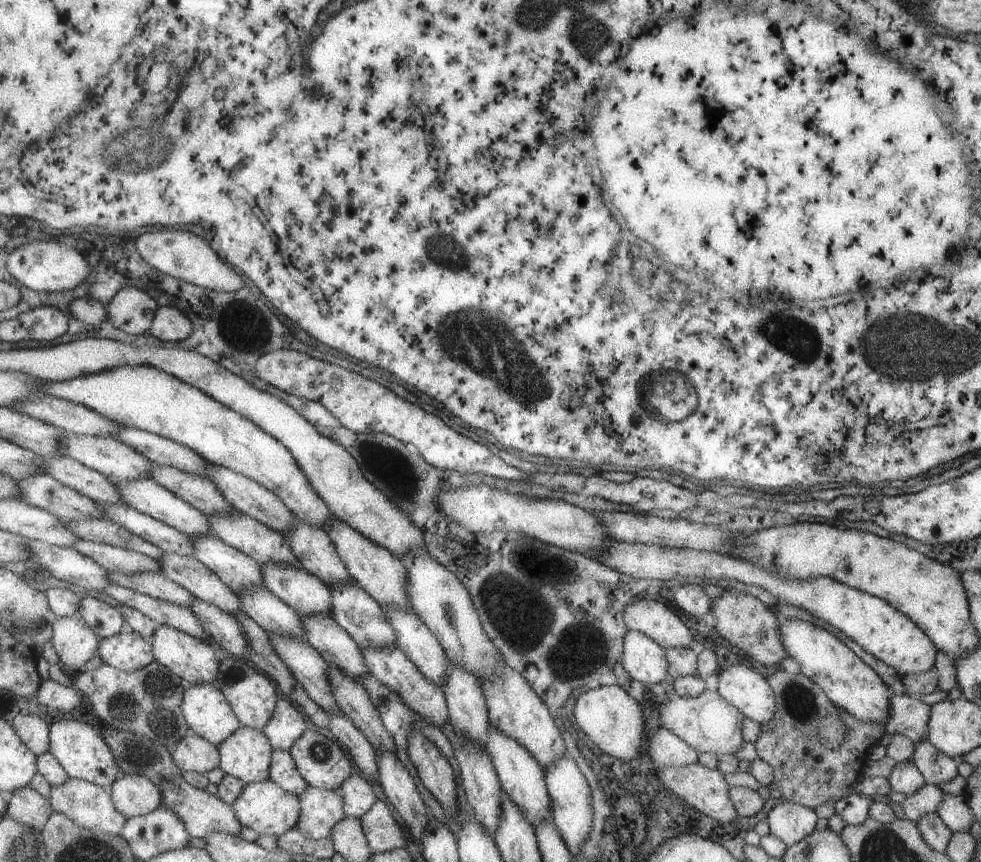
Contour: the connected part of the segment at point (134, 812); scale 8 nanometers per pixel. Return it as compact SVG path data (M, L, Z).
M125 773L111 788L115 808L131 817L145 816L164 805L159 786L140 773Z

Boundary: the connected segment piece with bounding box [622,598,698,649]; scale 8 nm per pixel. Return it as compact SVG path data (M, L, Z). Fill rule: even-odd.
M655 600L631 602L623 606L623 622L629 630L639 631L652 638L661 648L696 648L697 643L687 625L665 604Z

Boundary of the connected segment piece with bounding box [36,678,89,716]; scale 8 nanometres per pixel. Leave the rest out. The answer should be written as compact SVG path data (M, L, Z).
M50 678L45 680L36 695L39 703L61 711L65 716L80 708L82 705L89 706L85 701L85 694L77 689L73 684L63 686L59 682L54 682Z

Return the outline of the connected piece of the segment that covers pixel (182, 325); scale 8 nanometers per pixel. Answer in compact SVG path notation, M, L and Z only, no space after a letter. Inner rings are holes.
M171 306L159 307L153 320L153 328L150 330L153 336L168 345L191 338L191 332L193 332L193 324L187 318L187 314Z

